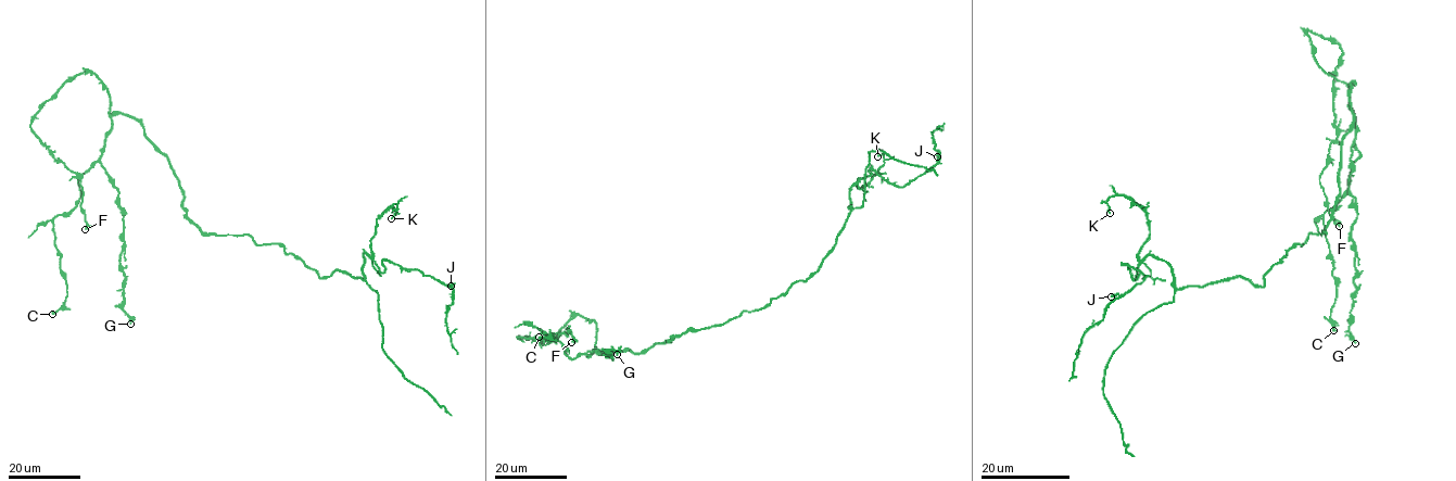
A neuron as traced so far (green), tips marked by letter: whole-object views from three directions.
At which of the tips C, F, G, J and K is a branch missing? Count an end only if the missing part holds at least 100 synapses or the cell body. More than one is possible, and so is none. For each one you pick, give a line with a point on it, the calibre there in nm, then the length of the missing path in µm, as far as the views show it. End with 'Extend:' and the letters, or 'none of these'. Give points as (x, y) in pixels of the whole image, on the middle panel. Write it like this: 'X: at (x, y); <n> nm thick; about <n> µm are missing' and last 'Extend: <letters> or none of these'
Extend: none of these

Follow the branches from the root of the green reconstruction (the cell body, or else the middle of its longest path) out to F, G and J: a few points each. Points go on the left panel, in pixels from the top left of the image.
F: (218, 235), (187, 216), (168, 160), (139, 122), (109, 113), (87, 72), (30, 124), (80, 180), (85, 229)
G: (218, 235), (187, 216), (179, 181), (143, 126), (111, 114), (100, 163), (123, 210), (130, 324)
J: (218, 235), (279, 243), (320, 278), (339, 269), (364, 279), (364, 253), (381, 273), (389, 260), (451, 286)

